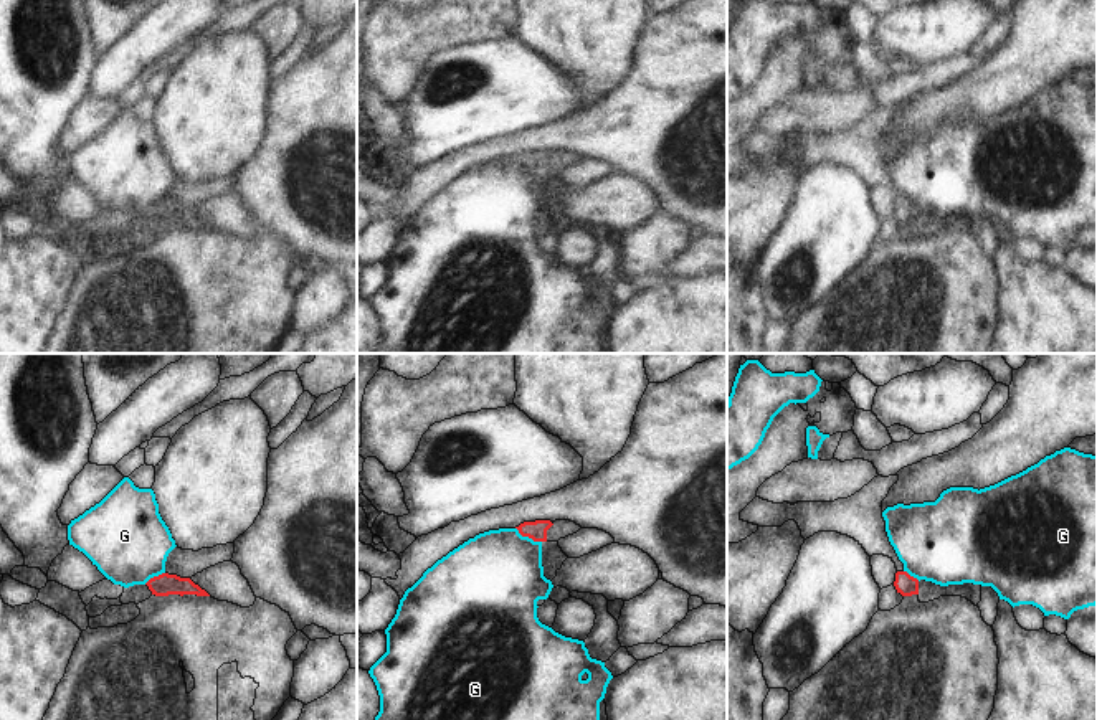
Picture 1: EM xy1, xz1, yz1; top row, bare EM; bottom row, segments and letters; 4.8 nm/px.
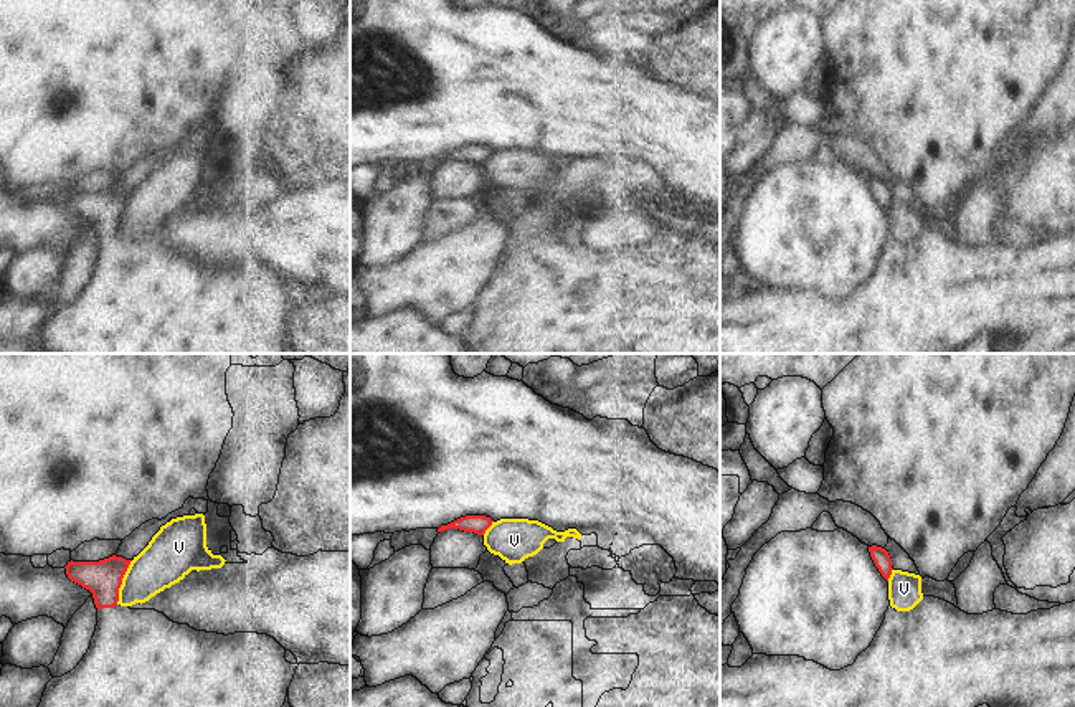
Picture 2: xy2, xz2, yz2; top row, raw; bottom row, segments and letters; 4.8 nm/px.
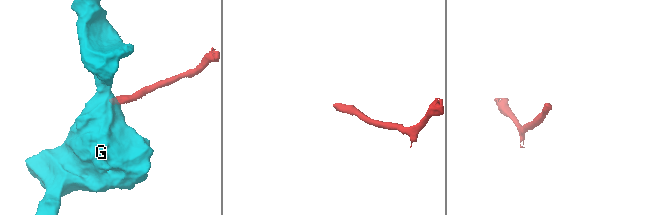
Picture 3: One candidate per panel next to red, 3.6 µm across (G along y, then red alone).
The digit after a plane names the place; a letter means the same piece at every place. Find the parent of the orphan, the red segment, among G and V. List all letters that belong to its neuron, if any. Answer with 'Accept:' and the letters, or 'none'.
Accept: none

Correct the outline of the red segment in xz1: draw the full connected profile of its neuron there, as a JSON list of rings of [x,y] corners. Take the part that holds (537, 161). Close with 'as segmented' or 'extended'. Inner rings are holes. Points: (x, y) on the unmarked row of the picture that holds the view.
[[[535,150],[535,152],[524,152],[515,159],[522,167],[529,167],[534,172],[547,172],[547,160],[552,155],[553,154],[550,150]]] | as segmented

